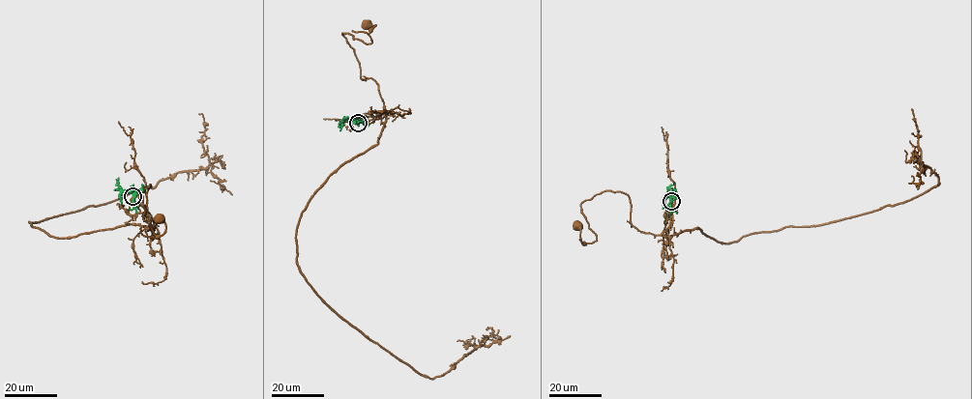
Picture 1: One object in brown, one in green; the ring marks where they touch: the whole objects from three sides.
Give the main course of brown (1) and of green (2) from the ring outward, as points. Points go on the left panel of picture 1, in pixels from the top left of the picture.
1: (132, 196), (154, 231), (147, 211), (152, 185), (139, 197), (152, 237), (165, 228), (160, 217)
2: (132, 196), (133, 190), (123, 190), (118, 178)

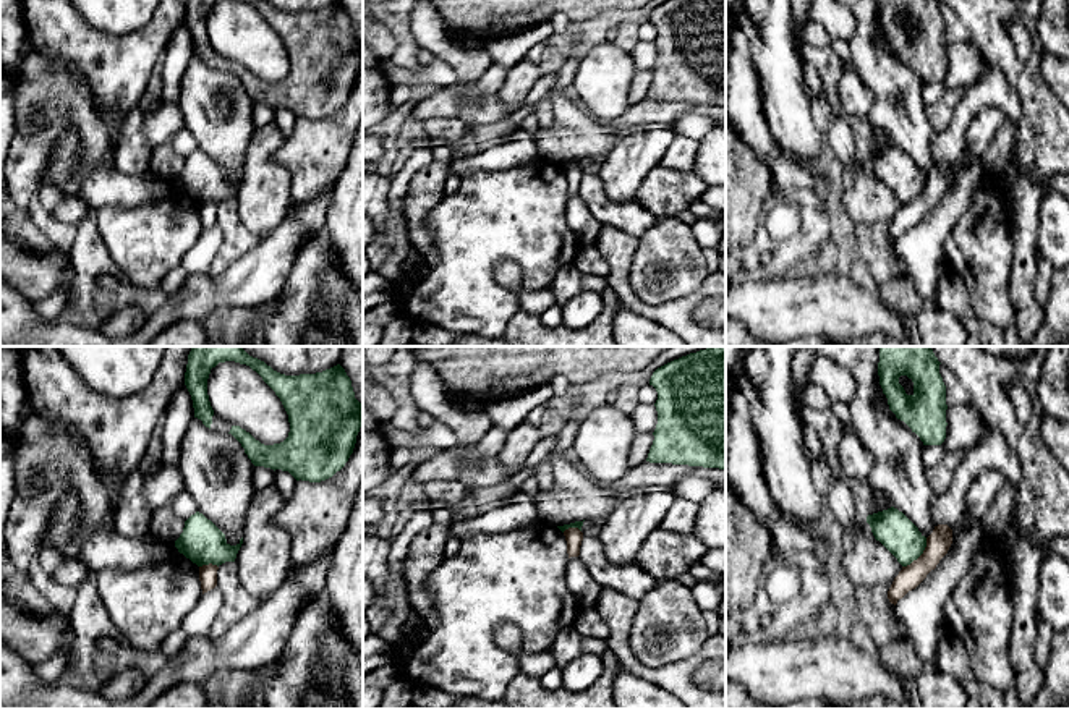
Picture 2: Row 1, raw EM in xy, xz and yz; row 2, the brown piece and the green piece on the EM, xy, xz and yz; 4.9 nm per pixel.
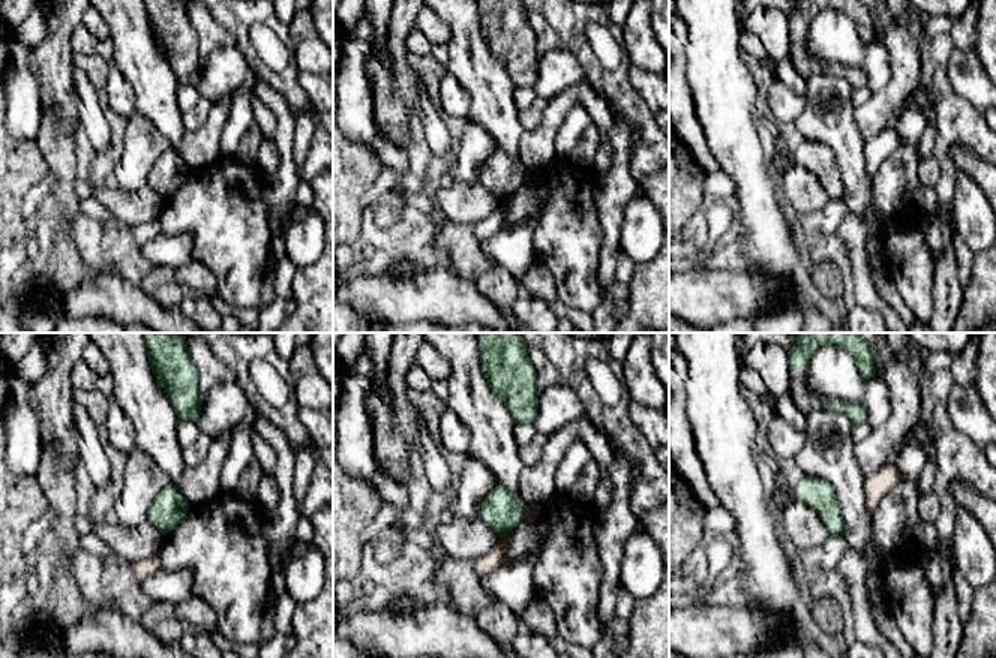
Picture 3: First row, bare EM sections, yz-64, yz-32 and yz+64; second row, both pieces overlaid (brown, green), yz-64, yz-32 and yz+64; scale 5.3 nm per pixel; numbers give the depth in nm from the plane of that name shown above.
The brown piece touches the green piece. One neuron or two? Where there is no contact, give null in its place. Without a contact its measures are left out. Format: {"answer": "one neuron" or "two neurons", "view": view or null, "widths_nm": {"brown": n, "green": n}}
{"answer": "two neurons", "view": "yz", "widths_nm": {"brown": 120, "green": 180}}

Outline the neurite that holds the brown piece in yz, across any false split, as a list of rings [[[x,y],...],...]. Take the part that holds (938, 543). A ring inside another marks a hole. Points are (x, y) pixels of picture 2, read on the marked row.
[[[948,524],[935,526],[933,533],[926,537],[926,547],[923,554],[910,565],[902,567],[894,578],[888,599],[891,604],[897,604],[909,591],[915,589],[926,575],[936,568],[939,560],[948,554],[952,544],[952,529]]]

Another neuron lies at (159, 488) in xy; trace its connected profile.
[[[162,465],[143,478],[143,495],[152,507],[168,505],[185,487],[181,473],[177,466]]]

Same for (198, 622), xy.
[[[215,586],[201,596],[198,604],[183,618],[180,628],[185,630],[190,638],[209,638],[222,604],[222,592]]]

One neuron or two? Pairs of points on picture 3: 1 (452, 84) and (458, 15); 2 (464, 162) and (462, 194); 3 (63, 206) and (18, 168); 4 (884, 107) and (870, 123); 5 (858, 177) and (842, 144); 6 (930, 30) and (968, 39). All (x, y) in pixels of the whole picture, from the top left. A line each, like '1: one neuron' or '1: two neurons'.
1: two neurons
2: two neurons
3: two neurons
4: one neuron
5: one neuron
6: two neurons

